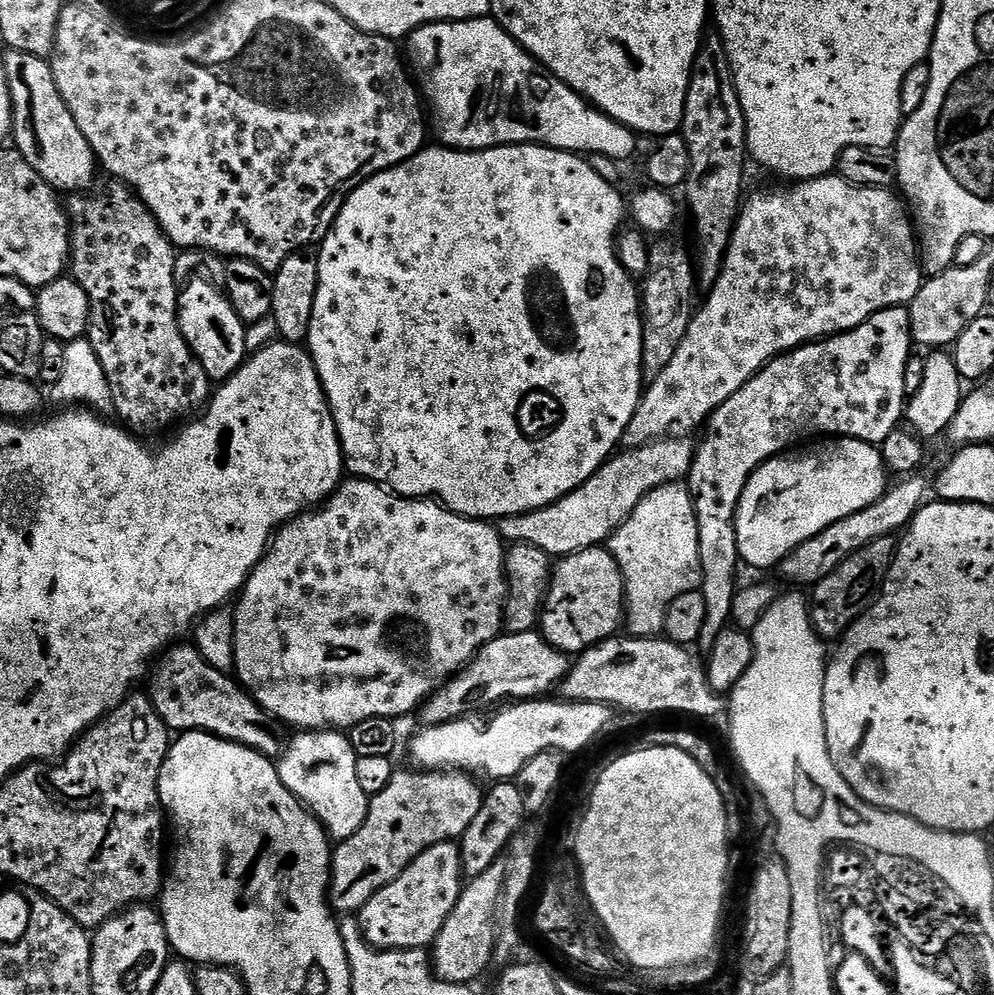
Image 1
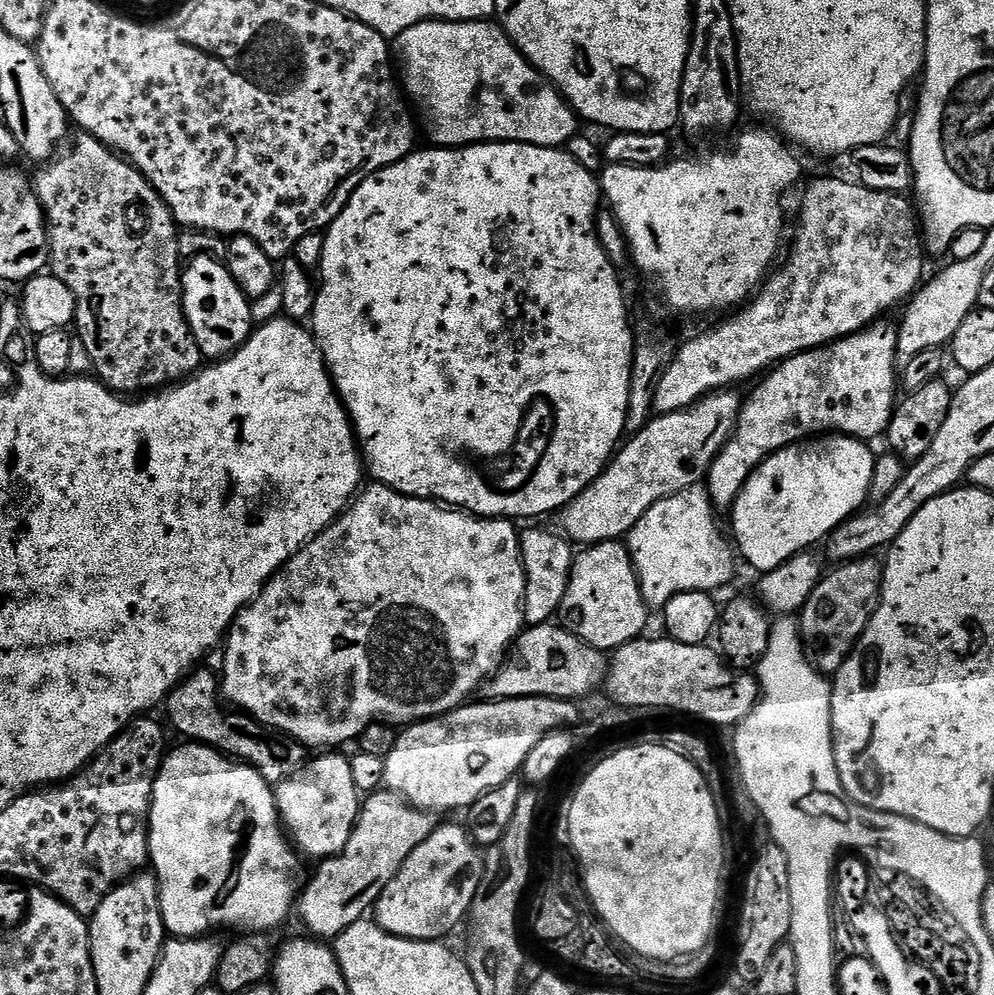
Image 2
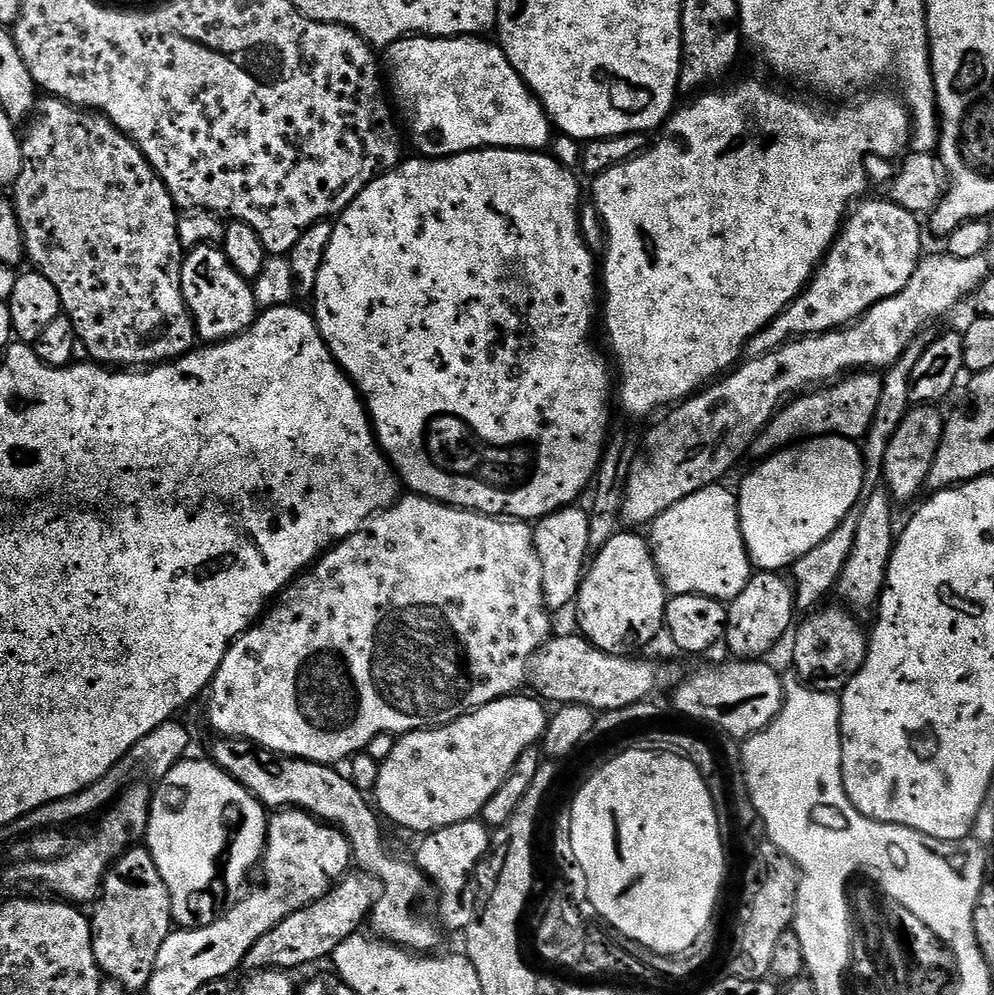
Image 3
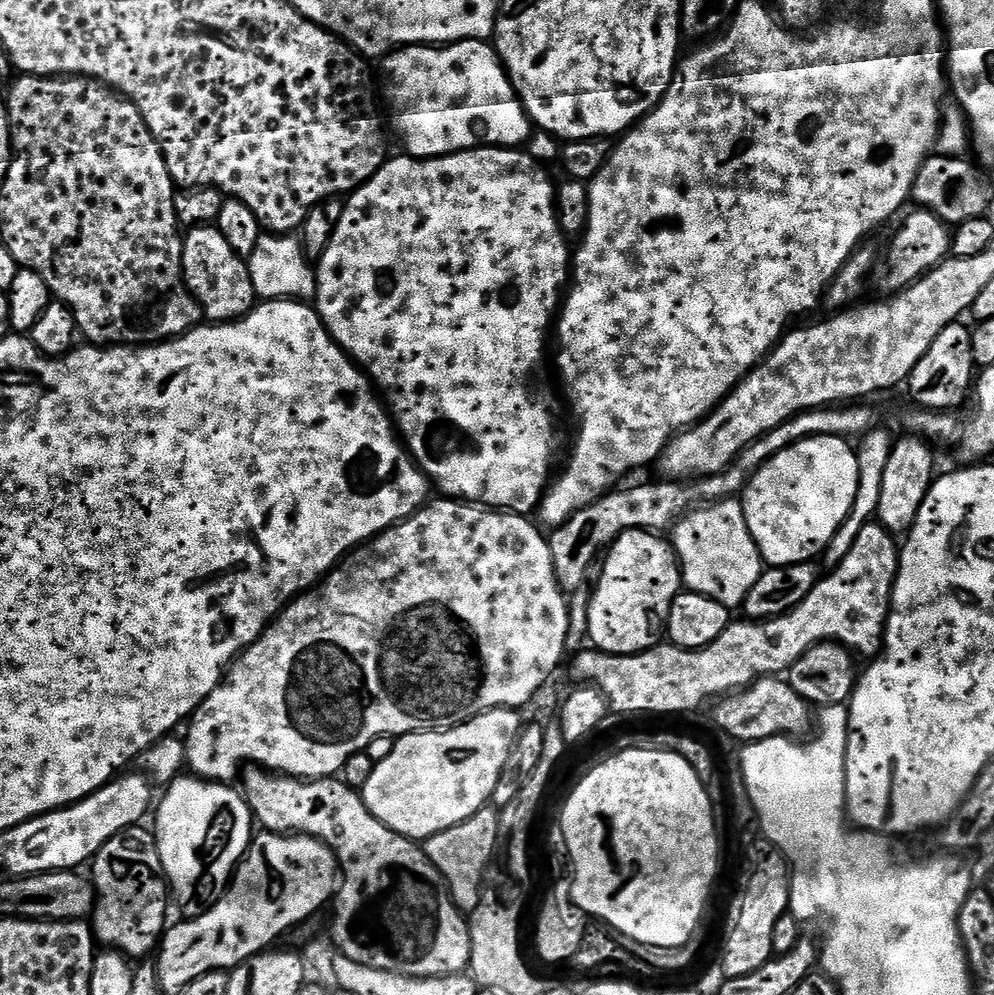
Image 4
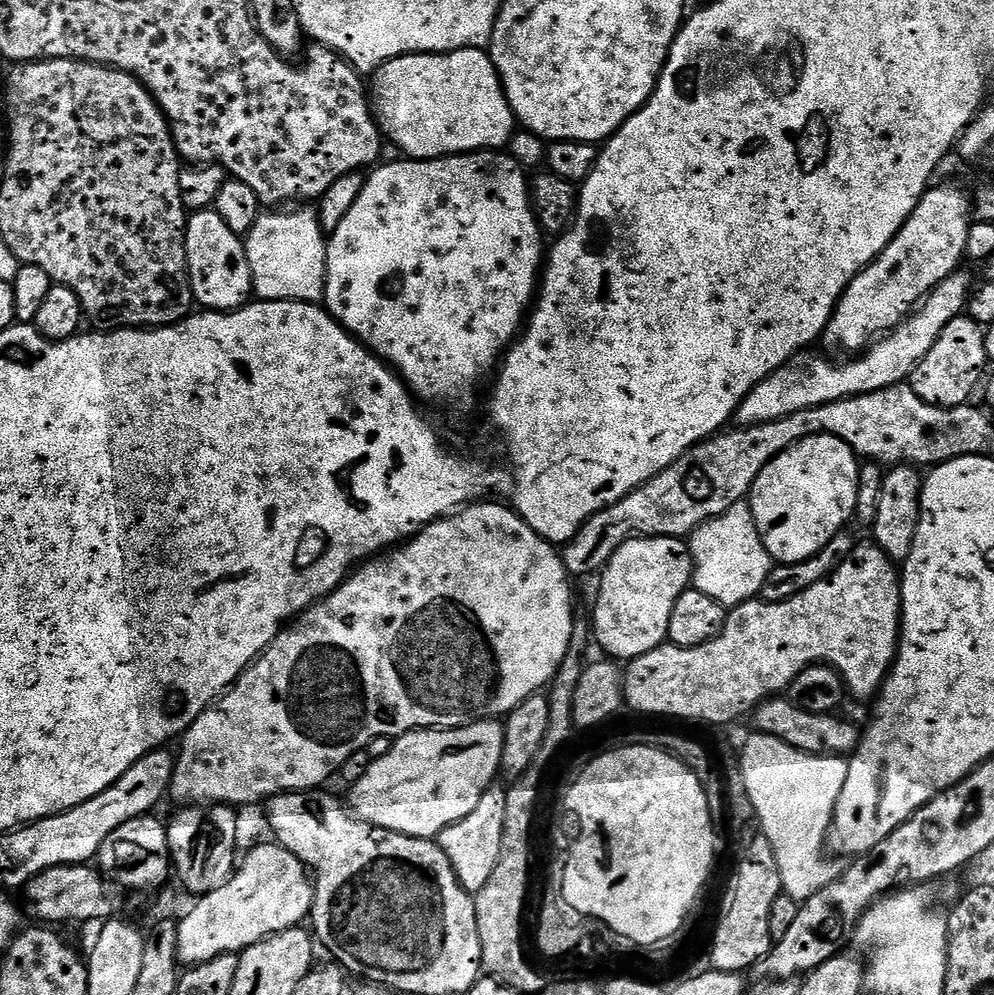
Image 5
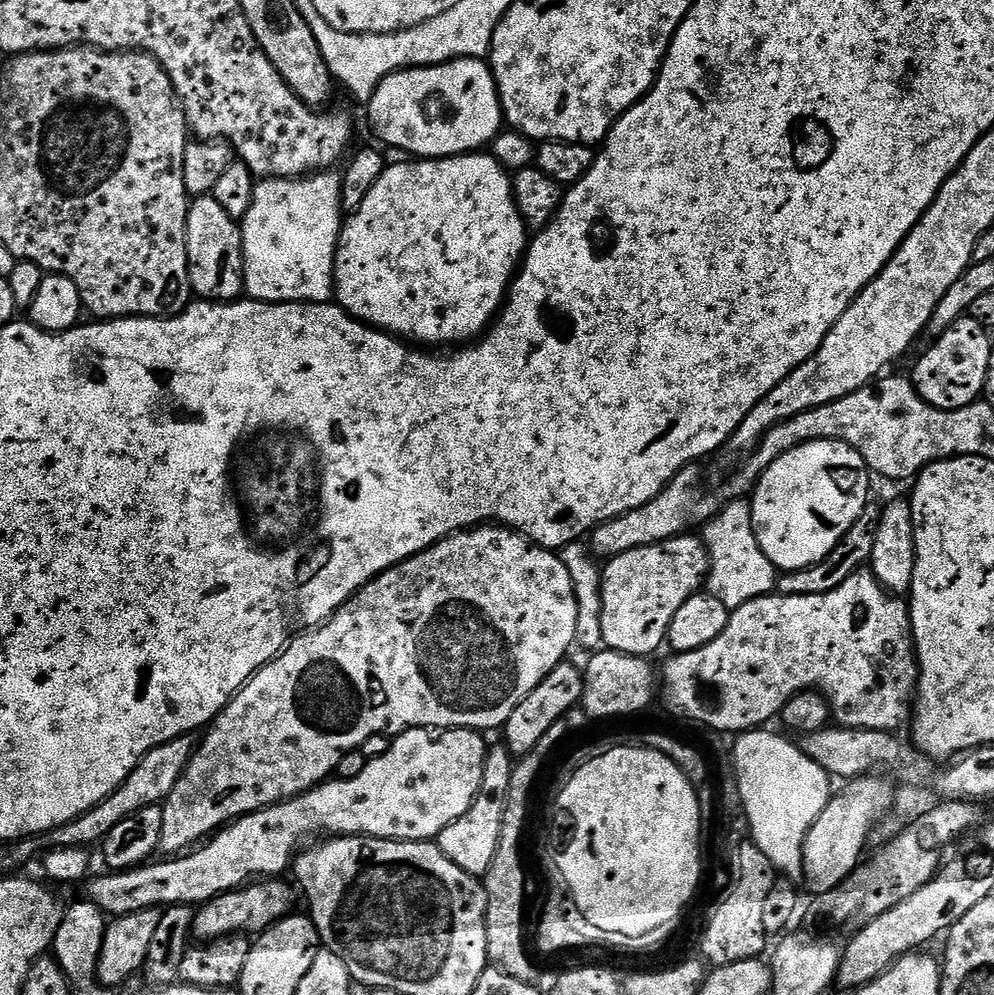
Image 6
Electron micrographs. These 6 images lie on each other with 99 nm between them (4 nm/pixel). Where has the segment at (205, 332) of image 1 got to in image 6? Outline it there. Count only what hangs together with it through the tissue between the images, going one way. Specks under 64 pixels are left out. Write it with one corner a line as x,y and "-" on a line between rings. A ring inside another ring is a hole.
210,196
195,197
188,206
188,273
192,291
204,302
235,302
244,292
244,247
240,224

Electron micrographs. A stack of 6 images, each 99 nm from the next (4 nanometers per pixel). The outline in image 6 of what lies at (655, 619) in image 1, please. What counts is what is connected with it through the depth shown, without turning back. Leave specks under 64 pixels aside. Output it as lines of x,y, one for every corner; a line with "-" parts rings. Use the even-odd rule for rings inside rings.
747,499
727,501
721,507
720,513
703,525
702,539
704,548
708,551
706,591
714,598
718,598
718,602
722,602
722,606
726,606
730,610
738,606
746,606
746,602
750,602
754,598
771,596
777,591
778,570
772,565
770,558
766,558
762,546
758,546
758,538
752,521
752,506

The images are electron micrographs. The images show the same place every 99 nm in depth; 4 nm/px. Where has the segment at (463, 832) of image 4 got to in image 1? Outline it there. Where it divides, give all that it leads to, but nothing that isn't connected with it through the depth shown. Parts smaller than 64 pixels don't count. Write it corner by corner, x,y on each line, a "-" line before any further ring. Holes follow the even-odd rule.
445,842
430,846
394,882
390,882
360,909
358,923
364,941
373,948
399,950
427,949
436,943
436,936
454,910
462,891
460,846

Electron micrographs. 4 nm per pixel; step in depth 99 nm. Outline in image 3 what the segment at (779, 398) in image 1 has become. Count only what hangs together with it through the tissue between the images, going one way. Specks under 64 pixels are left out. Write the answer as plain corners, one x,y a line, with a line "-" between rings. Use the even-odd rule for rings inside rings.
861,370
797,396
788,401
757,436
750,449
751,455
767,458
782,448
818,436
844,436
855,441
867,437
878,414
878,402
882,402
883,385
883,379
875,371

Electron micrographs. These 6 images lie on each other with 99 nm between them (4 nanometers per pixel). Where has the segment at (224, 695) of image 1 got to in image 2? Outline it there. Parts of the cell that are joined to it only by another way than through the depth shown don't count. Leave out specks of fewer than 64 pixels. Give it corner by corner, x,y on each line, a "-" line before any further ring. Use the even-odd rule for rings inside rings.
212,670
200,671
193,671
181,680
166,701
168,720
185,736
185,741
205,744
222,756
248,765
273,786
283,784
308,763
310,752
305,745
282,732
265,728
250,715
229,710
222,703
222,688
217,673

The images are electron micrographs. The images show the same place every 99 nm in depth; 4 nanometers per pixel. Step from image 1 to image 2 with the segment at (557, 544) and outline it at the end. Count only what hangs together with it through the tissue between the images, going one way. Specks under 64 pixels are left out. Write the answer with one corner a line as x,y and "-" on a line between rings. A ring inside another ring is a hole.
739,391
714,392
696,404
691,404
686,410
666,412
650,419
640,432
635,433
613,455
600,477
586,490
582,490
582,494
573,498
565,508
560,509
559,531
576,546
591,546
607,540
619,541
627,537
630,529
638,522
638,518
642,518
642,514
646,514
646,510
650,510
654,502
662,502
662,498
670,498
690,486
701,483
707,477
710,466
724,449
728,439
732,437
733,430
736,429
742,407
742,396
736,392

